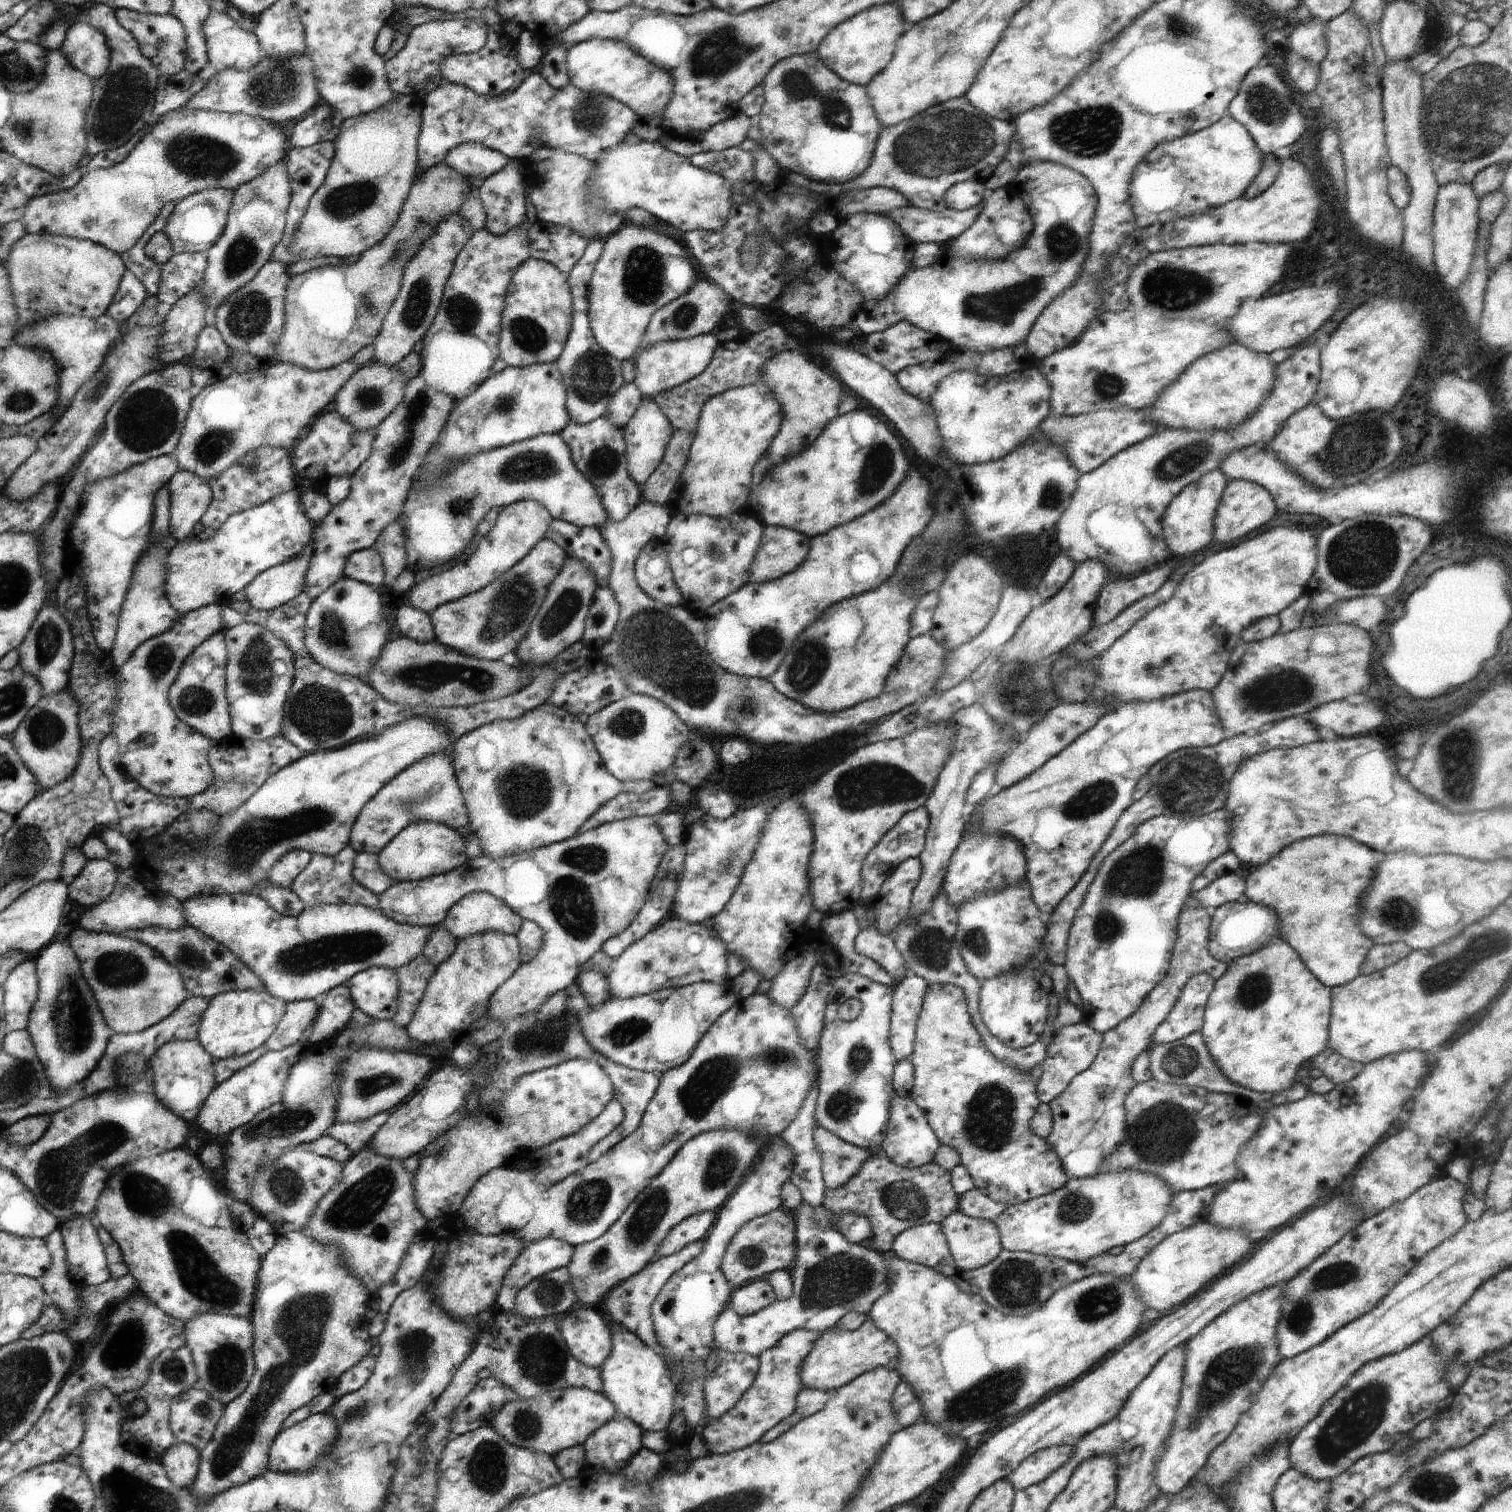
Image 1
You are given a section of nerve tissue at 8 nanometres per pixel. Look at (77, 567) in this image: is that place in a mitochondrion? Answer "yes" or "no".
no

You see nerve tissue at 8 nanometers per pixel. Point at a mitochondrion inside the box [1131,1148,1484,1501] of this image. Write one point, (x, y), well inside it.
(1361, 1414)

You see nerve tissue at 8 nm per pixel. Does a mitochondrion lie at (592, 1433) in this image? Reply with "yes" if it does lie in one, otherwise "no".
no

